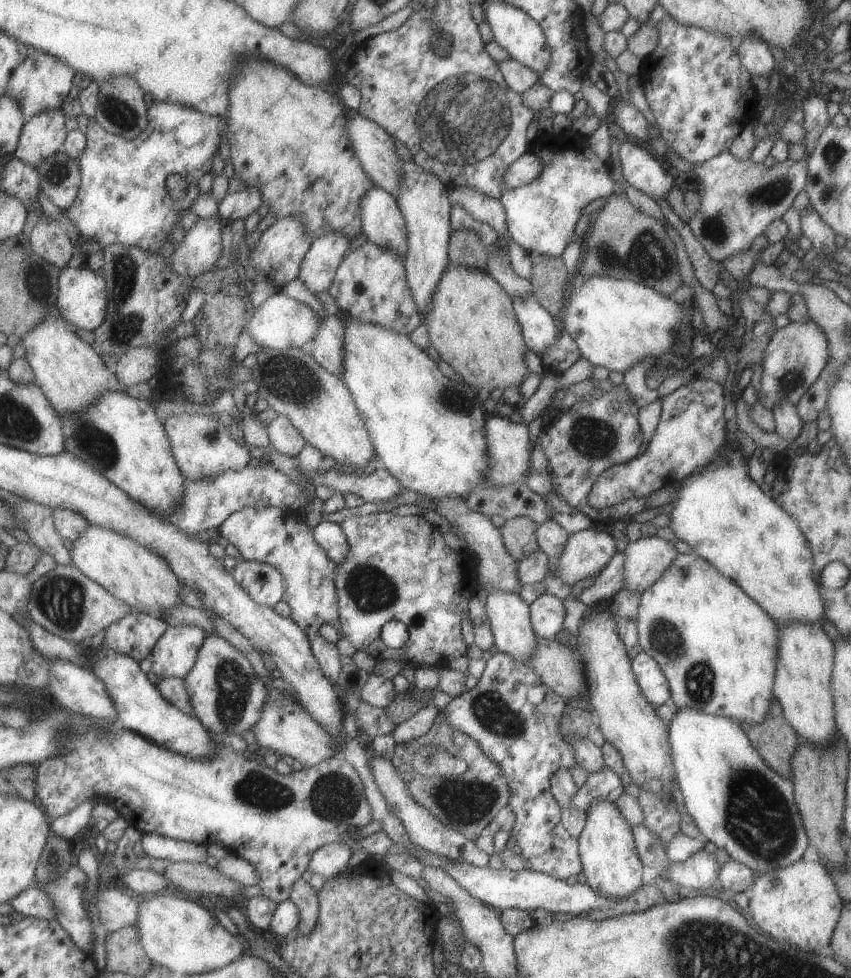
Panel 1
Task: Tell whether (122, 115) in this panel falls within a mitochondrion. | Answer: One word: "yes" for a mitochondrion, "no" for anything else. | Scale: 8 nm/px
yes

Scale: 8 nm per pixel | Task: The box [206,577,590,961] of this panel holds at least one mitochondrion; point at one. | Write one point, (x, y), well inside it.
(462, 802)

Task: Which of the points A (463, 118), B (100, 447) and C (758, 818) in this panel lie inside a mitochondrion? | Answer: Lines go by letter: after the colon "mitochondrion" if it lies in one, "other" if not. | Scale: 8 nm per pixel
A: mitochondrion
B: mitochondrion
C: mitochondrion

